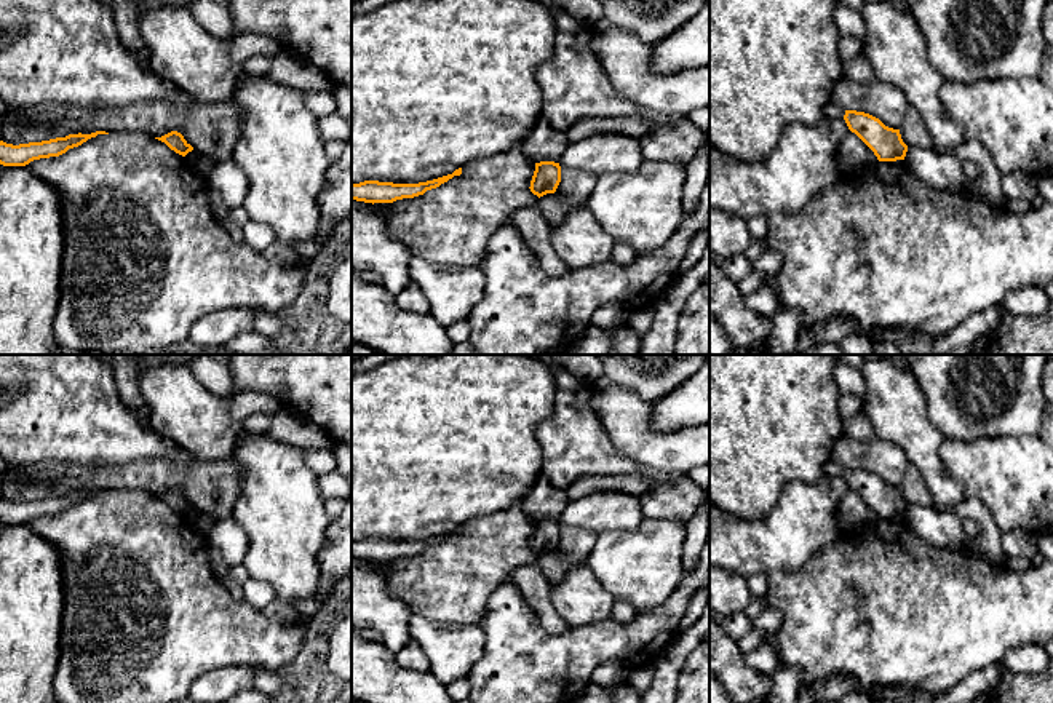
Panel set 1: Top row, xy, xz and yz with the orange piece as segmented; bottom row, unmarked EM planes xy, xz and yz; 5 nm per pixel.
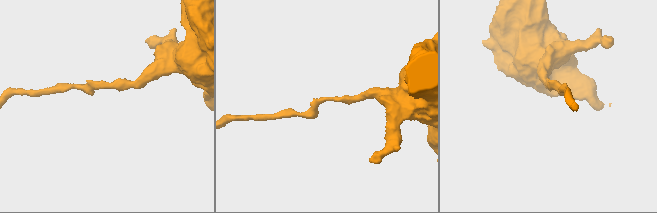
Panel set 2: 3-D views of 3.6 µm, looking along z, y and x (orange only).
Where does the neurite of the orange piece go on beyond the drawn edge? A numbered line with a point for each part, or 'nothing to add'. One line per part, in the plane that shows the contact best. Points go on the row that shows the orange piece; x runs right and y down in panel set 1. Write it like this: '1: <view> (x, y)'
nothing to add

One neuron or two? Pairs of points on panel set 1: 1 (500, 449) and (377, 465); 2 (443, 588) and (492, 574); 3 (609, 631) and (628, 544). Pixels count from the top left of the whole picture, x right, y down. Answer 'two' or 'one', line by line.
1: one
2: one
3: two

